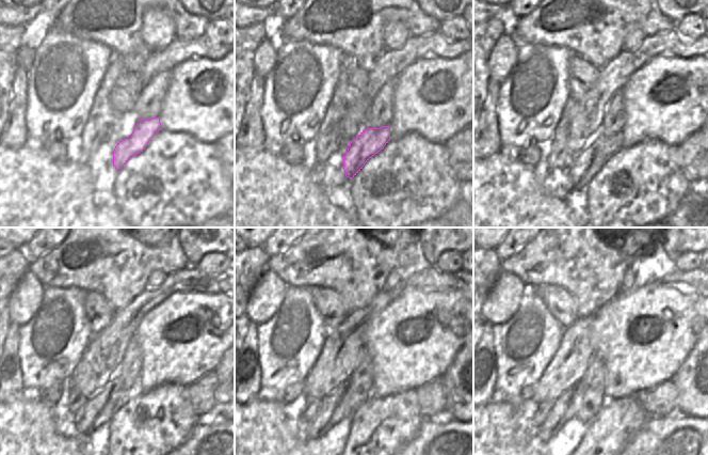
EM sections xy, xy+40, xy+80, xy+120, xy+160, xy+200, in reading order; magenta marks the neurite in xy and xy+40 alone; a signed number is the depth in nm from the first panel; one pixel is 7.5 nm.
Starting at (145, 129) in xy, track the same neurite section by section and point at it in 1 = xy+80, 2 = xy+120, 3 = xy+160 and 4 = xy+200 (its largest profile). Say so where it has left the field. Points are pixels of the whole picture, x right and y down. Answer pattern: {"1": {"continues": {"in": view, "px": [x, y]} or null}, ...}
{"1": {"continues": {"in": "xy+80", "px": [595, 153]}}, "2": {"continues": {"in": "xy+120", "px": [100, 408]}}, "3": {"continues": {"in": "xy+160", "px": [337, 406]}}, "4": {"continues": {"in": "xy+200", "px": [565, 407]}}}

